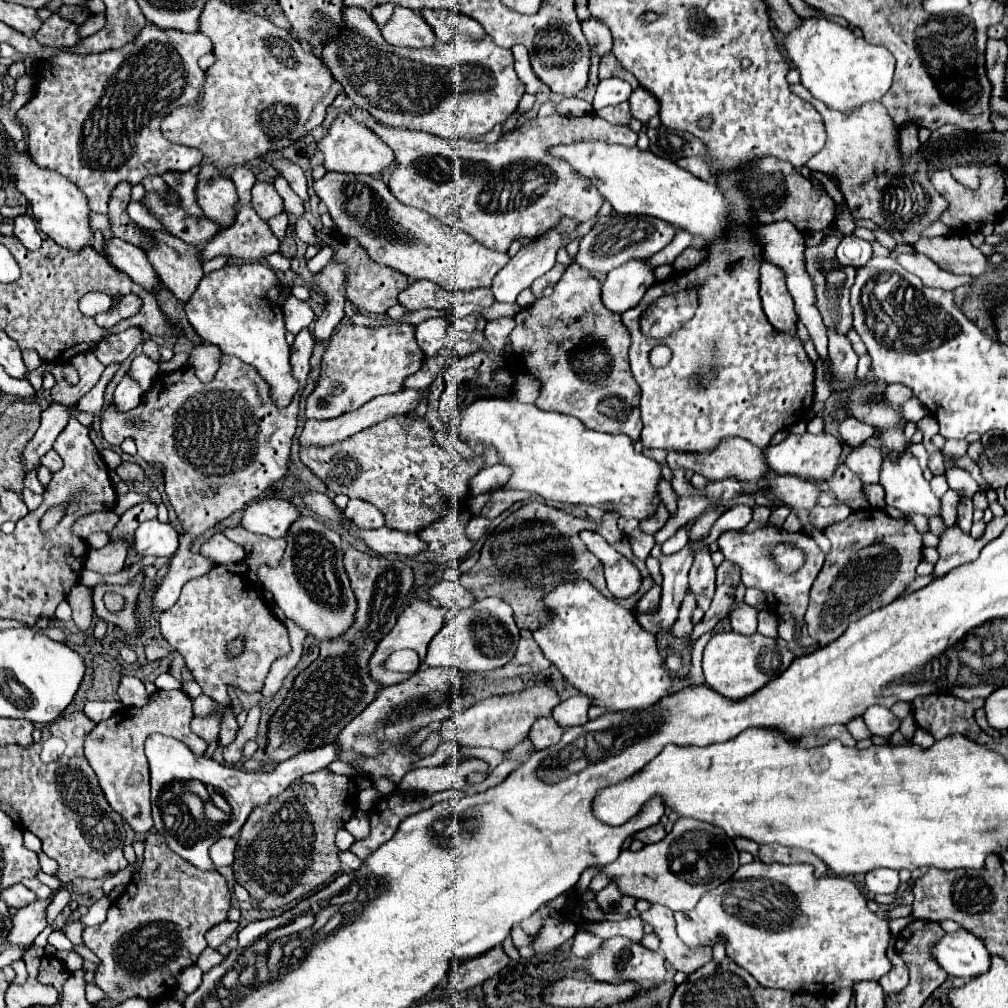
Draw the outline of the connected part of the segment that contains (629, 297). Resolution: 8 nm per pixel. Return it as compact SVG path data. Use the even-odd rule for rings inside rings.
M631 260L607 274L607 280L603 282L603 304L611 312L623 314L629 308L635 308L635 304L639 304L651 284L655 284L655 278L651 278L651 268L645 262L633 264ZM633 272L637 276L633 276ZM639 272L643 276L639 276Z

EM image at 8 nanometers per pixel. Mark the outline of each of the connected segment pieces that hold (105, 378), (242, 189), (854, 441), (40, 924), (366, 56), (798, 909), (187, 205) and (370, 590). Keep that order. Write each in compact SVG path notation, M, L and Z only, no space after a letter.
M111 364L105 368L101 380L97 382L97 386L93 390L89 390L77 404L77 410L79 412L89 412L93 416L99 416L101 410L103 410L103 392L105 392L105 386L109 384L109 380L113 378L113 374L119 370L119 364Z
M237 166L237 168L233 168L233 172L231 172L231 182L235 184L235 188L237 188L237 196L239 196L239 202L237 202L237 210L243 206L243 204L247 204L249 200L251 200L251 188L253 188L253 184L255 184L255 174L253 174L253 170L249 168L249 166Z
M847 418L839 426L839 434L841 434L843 442L847 442L851 446L859 446L859 444L863 444L875 436L875 428L863 424L863 422L857 422L855 418Z
M35 900L33 904L21 908L11 920L13 928L7 934L9 946L31 946L37 938L37 934L47 926L45 922L45 908L49 900Z
M359 8L345 10L347 28L339 34L339 38L323 48L323 64L331 70L333 78L343 84L343 90L355 102L355 106L367 110L381 124L391 124L395 128L407 130L423 130L447 140L477 140L479 136L493 130L493 126L503 124L509 114L517 110L519 100L525 94L525 84L515 74L513 52L499 48L489 36L485 36L483 40L471 40L463 34L457 34L449 44L435 42L435 46L421 50L395 48L385 44L381 30L371 20L369 12L363 12Z
M751 862L751 864L743 864L727 882L719 884L719 888L709 890L707 894L701 896L699 904L689 910L689 912L675 912L675 922L677 922L677 934L679 938L689 946L689 948L699 948L699 946L715 946L715 940L725 938L725 950L727 956L741 968L745 968L761 986L765 988L781 988L781 990L789 990L789 992L801 992L801 994L817 994L821 998L825 998L825 994L835 994L839 990L853 990L853 986L857 982L863 980L873 980L879 982L881 976L885 976L891 970L891 962L885 956L887 944L889 944L889 922L877 914L873 914L867 908L867 900L863 898L863 894L857 890L857 886L847 880L847 878L839 878L839 876L821 876L815 878L813 876L813 868L809 864L763 864L763 862Z
M199 166L191 168L189 172L165 172L161 178L165 180L167 186L171 186L183 200L183 208L193 214L193 216L201 216L203 210L199 208L197 200L195 200L195 184L197 184L197 174L199 174Z
M355 548L345 550L343 564L359 604L355 624L345 636L321 642L317 660L295 678L287 698L271 716L265 744L265 762L269 764L289 760L303 750L335 742L339 732L375 698L377 682L371 680L367 662L379 640L395 626L397 610L401 612L401 602L413 586L413 572L409 572L409 566L401 560L369 556Z

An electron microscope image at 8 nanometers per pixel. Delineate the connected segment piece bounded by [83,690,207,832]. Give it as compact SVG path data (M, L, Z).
M157 690L155 694L149 696L147 706L117 710L111 718L99 722L87 734L87 740L83 744L87 762L91 764L95 776L99 778L99 786L107 796L111 808L119 812L135 832L149 832L153 828L151 802L149 802L149 766L143 752L143 744L151 734L165 734L187 744L191 752L195 752L197 756L203 754L207 742L191 732L189 728L191 716L193 716L191 700L185 692Z

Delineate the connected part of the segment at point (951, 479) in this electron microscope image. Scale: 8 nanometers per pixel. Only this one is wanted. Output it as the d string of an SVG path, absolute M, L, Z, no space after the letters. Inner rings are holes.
M945 470L949 488L959 492L961 496L973 496L979 492L979 484L973 480L973 476L965 470Z

